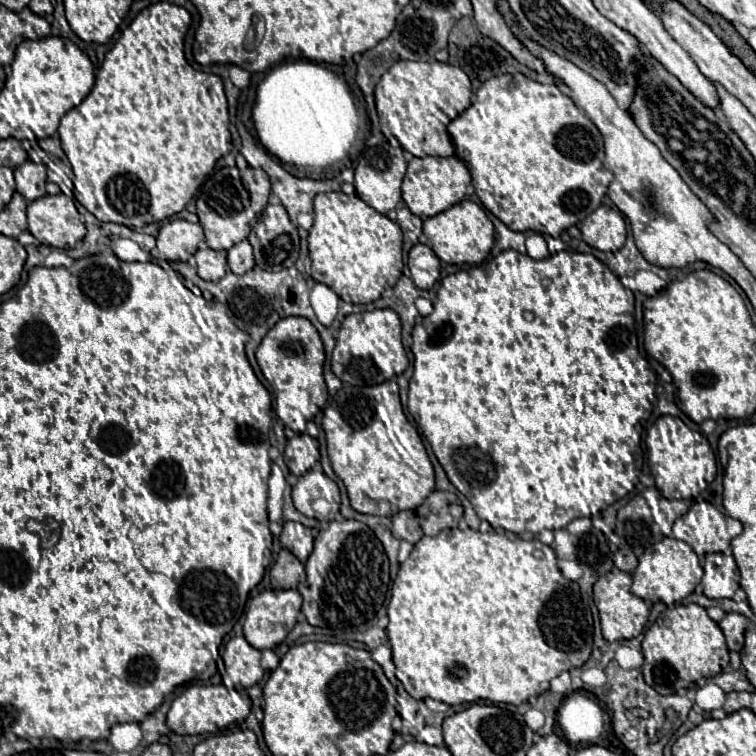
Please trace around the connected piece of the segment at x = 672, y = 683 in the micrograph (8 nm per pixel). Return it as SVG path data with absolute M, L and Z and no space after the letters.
M697 604L667 608L655 620L655 624L647 630L647 634L643 638L643 656L645 656L643 678L651 688L655 688L663 696L677 694L679 686L687 686L687 684L681 684L681 680L691 678L691 682L697 682L699 678L713 678L713 676L717 676L729 668L729 650L725 644L725 636L721 632L719 624L709 618L707 610L703 606L697 606Z

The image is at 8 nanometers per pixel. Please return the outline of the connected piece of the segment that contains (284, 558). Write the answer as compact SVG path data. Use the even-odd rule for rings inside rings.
M281 550L277 562L271 568L271 588L273 590L293 590L305 580L305 566L287 550Z

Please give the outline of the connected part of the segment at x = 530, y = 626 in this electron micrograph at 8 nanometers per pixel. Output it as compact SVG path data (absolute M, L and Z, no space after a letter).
M445 528L437 536L423 536L411 550L409 558L401 564L399 574L393 582L391 602L387 606L389 614L389 626L387 636L393 650L393 662L395 662L395 676L405 686L405 690L415 700L433 698L439 702L445 702L449 706L459 706L465 702L477 702L477 700L491 700L491 702L503 702L503 704L523 704L531 696L539 696L549 690L549 682L559 676L563 670L579 668L587 662L591 656L593 646L593 618L589 606L581 602L579 586L567 578L563 578L555 552L551 546L541 544L539 540L509 540L505 534L497 532L479 532L479 530L459 530L459 528Z

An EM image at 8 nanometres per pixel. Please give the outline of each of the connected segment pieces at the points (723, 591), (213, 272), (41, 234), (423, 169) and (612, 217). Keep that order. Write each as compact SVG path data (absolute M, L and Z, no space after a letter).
M711 552L711 556L705 556L703 570L701 586L707 598L733 598L739 588L739 570L733 556L719 556L719 552Z
M203 246L195 252L195 260L197 260L197 274L203 280L219 280L225 276L225 268L227 268L227 252L225 250L217 252L217 250Z
M65 194L43 196L29 202L27 206L29 232L45 246L51 248L75 248L85 236L85 224L73 204Z
M451 156L451 158L411 158L407 164L407 174L403 178L403 200L407 208L419 216L419 218L429 218L439 212L449 210L451 206L459 204L465 198L465 184L469 186L471 174L465 166L463 160Z
M601 204L581 222L583 240L603 252L615 252L625 244L627 226L619 210Z

